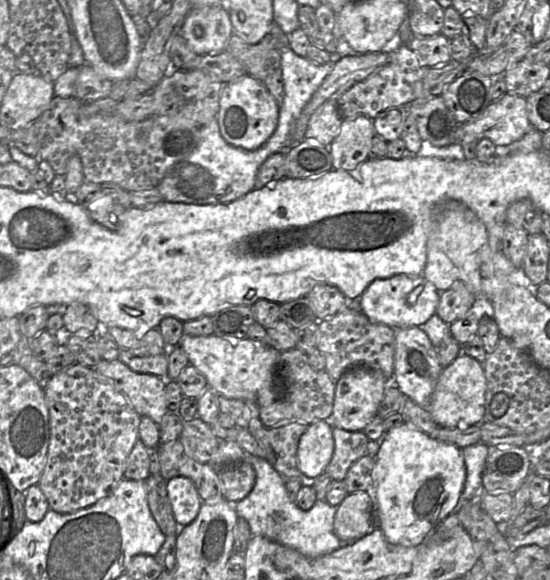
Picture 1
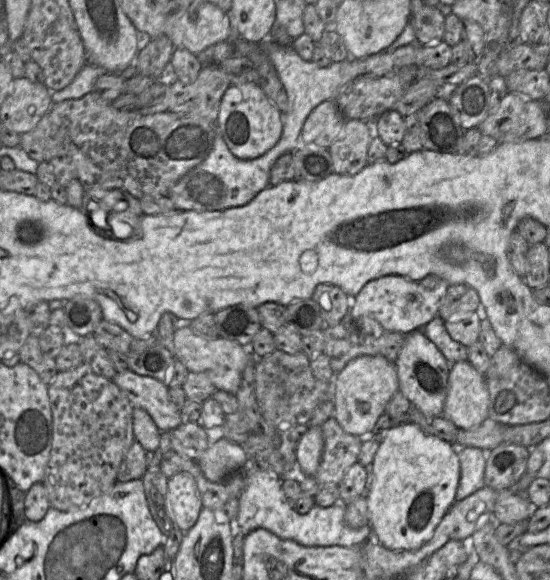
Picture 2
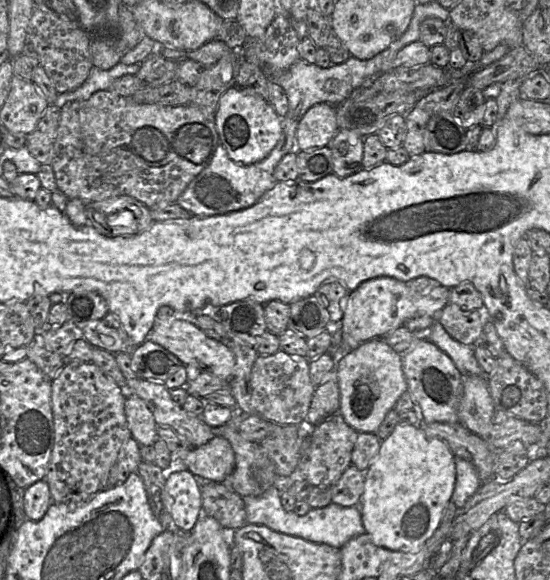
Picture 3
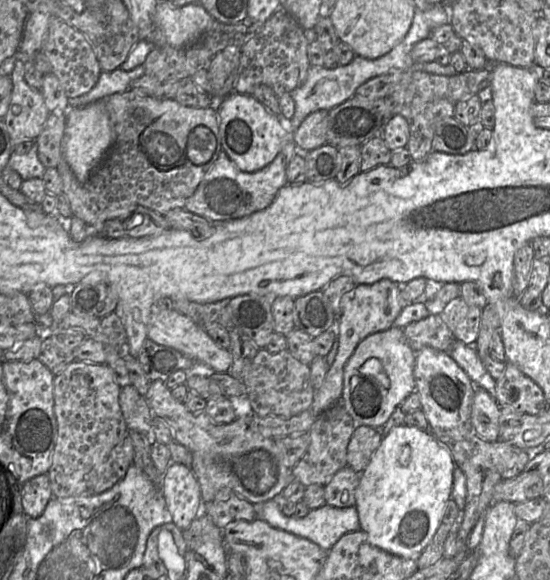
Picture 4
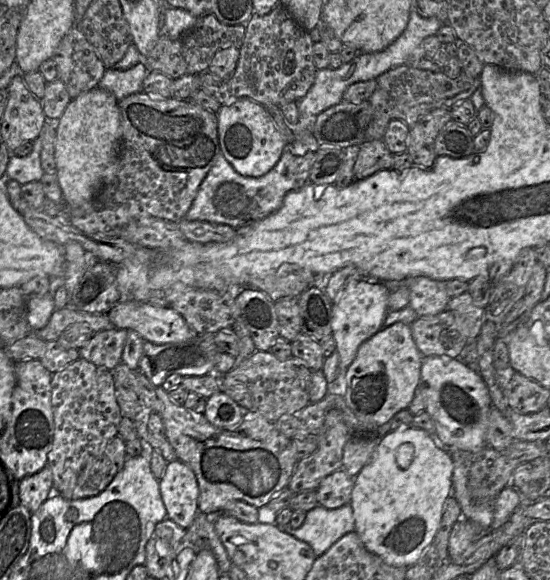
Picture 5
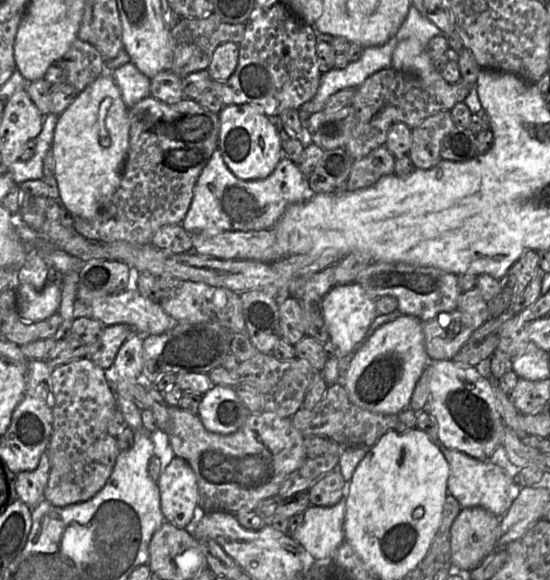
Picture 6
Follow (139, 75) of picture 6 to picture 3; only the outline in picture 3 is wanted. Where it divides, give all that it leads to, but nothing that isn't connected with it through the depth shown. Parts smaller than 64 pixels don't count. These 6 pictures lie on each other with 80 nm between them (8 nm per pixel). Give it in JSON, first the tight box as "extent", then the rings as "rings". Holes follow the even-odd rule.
{"extent":[55,62,140,108],"rings":[[[119,62],[110,69],[93,67],[85,82],[70,92],[58,95],[55,106],[62,108],[66,103],[89,99],[95,92],[108,90],[112,83],[124,75],[136,75],[140,64],[123,64]]]}

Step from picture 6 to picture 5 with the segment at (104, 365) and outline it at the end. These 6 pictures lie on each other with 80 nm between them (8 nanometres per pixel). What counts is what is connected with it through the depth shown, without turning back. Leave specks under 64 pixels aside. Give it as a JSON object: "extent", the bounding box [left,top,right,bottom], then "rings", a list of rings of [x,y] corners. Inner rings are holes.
{"extent":[80,328,128,371],"rings":[[[113,328],[94,334],[88,344],[80,350],[80,358],[98,367],[113,371],[122,362],[128,330]]]}

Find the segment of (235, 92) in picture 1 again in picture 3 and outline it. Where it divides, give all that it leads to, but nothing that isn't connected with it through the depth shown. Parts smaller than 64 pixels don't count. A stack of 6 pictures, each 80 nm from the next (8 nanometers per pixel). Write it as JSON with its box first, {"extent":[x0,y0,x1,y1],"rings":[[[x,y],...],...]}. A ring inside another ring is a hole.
{"extent":[215,86,282,165],"rings":[[[234,86],[221,97],[215,112],[216,128],[220,143],[230,159],[238,164],[249,165],[266,158],[282,136],[282,117],[273,106],[252,90]]]}

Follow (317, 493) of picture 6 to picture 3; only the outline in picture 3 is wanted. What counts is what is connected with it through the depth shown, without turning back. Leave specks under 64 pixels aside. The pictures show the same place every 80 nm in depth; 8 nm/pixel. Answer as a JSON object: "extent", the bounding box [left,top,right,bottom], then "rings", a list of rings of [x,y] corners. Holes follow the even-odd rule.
{"extent":[332,465,365,507],"rings":[[[350,465],[332,485],[332,503],[349,507],[359,503],[364,490],[365,471]]]}

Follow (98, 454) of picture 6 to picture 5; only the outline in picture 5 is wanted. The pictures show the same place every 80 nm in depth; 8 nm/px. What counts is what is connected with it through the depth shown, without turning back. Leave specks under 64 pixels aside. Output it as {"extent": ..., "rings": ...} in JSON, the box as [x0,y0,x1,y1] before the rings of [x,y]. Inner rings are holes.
{"extent":[62,437,127,499],"rings":[[[114,437],[100,456],[90,459],[81,471],[73,490],[62,493],[66,499],[94,497],[104,491],[122,470],[127,459],[125,441]]]}

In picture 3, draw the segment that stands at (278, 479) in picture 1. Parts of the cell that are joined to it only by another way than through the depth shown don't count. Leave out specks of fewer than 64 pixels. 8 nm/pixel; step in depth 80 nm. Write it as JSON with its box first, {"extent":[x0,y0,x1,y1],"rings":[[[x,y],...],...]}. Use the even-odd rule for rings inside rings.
{"extent":[242,486,365,548],"rings":[[[274,486],[268,488],[261,495],[242,498],[245,503],[247,523],[265,525],[274,531],[297,536],[311,542],[341,548],[351,538],[365,533],[360,511],[355,506],[345,507],[330,503],[322,508],[311,508],[305,515],[298,516],[294,511],[284,510],[280,492]]]}

